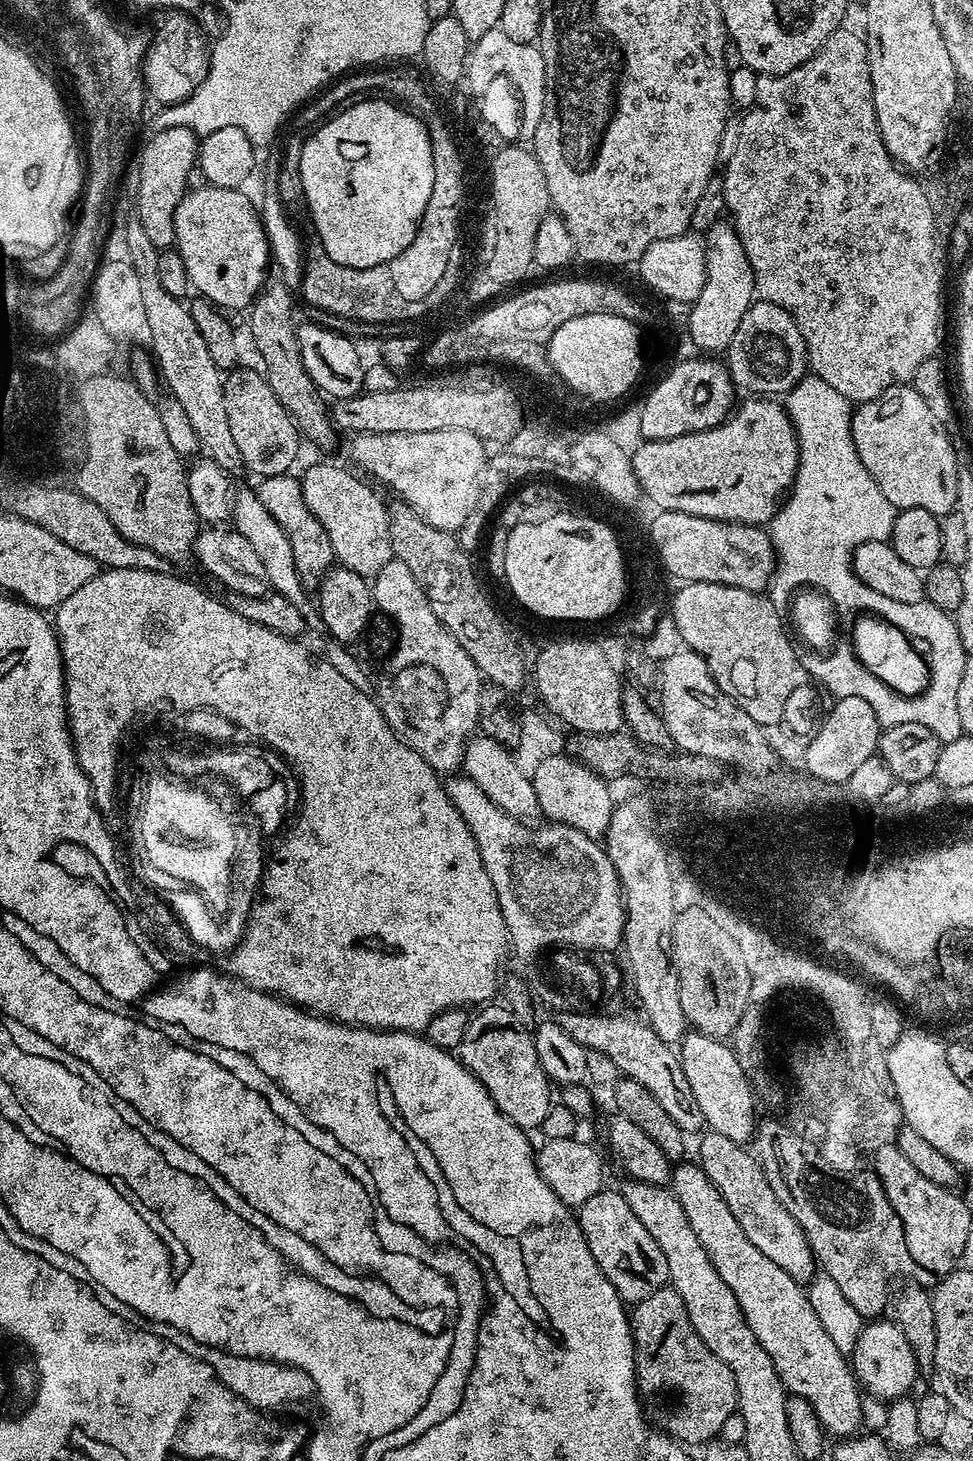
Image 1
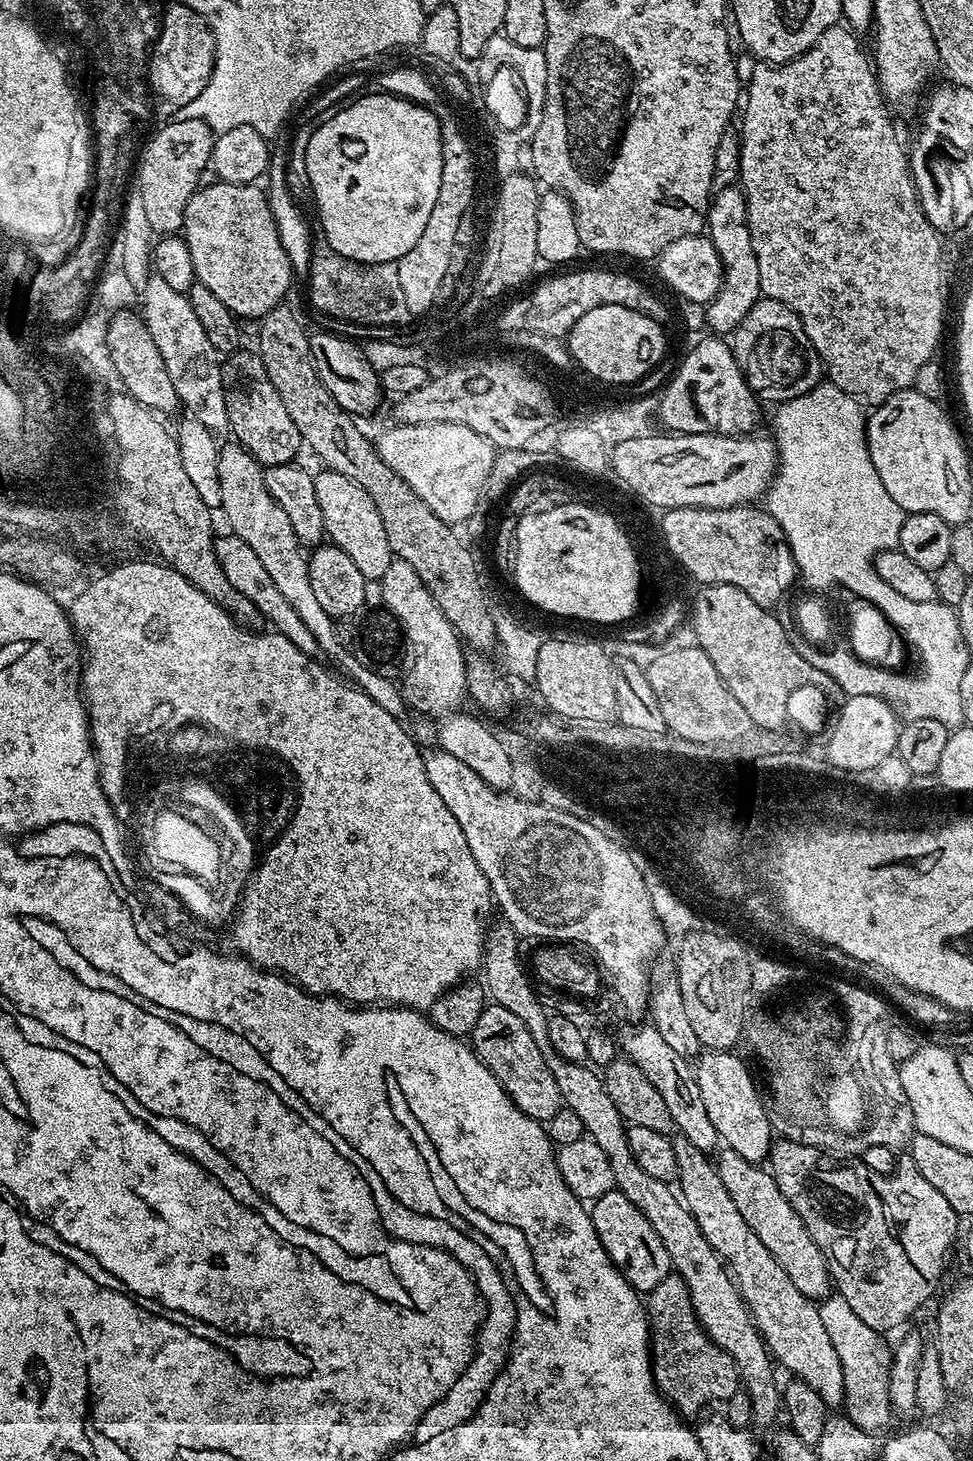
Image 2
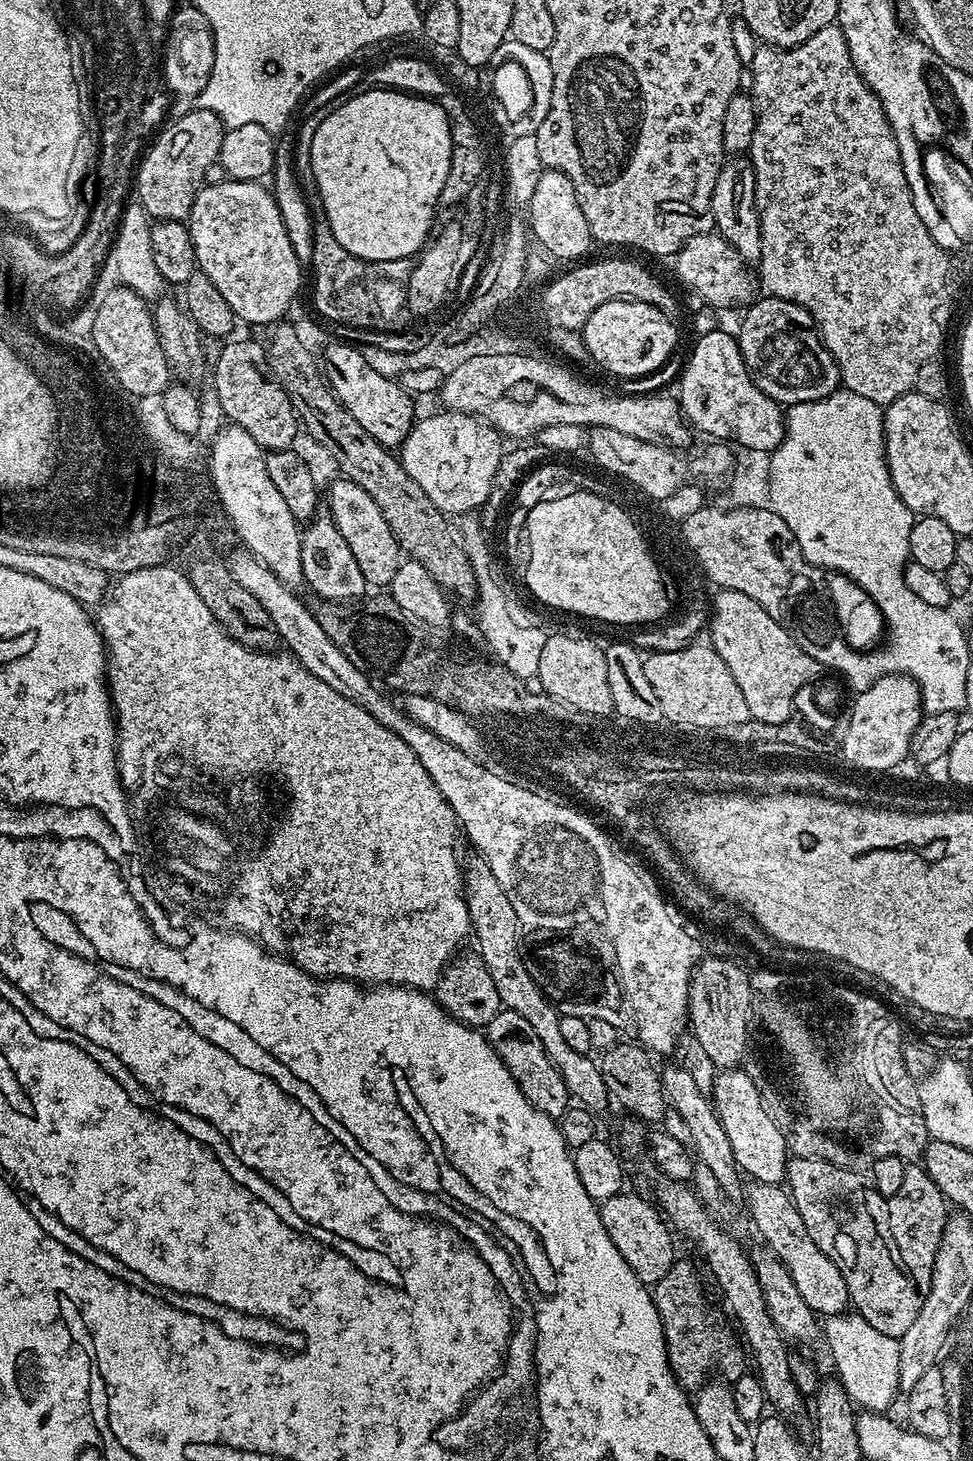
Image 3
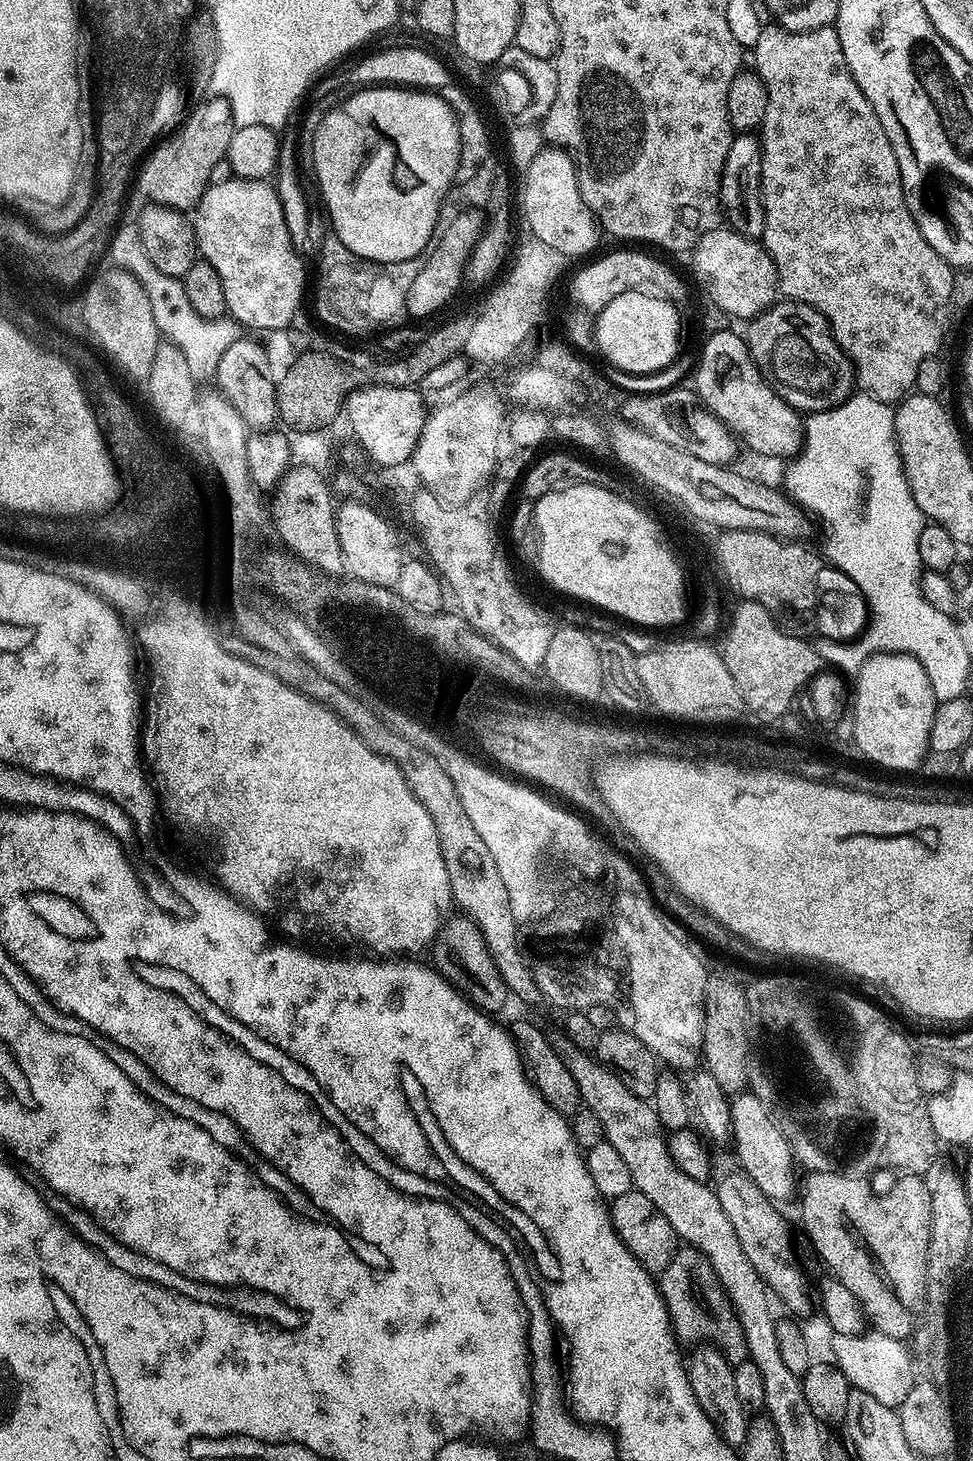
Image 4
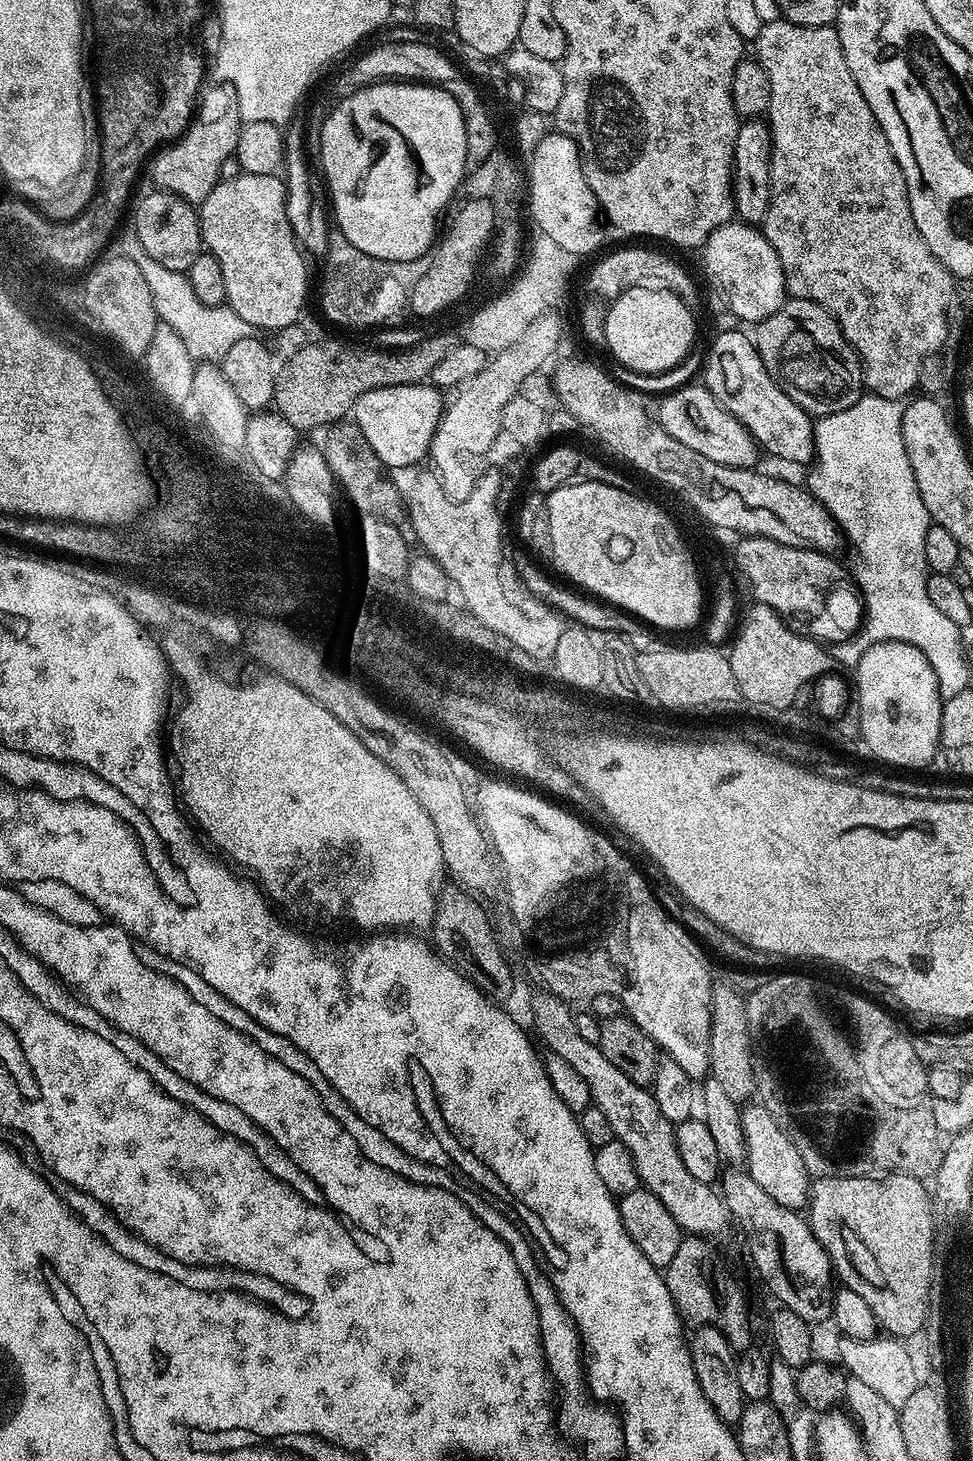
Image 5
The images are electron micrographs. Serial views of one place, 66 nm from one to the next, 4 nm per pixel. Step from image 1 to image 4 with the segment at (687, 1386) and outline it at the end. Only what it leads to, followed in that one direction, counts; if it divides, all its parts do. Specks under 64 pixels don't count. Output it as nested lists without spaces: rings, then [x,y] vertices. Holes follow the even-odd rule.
[[[691,1246],[677,1247],[676,1253],[670,1258],[670,1266],[659,1273],[658,1287],[668,1311],[668,1321],[672,1323],[672,1332],[681,1345],[696,1346],[707,1342],[717,1348],[733,1366],[748,1359],[746,1334],[742,1334],[736,1312],[732,1309],[728,1295],[722,1290],[710,1262],[698,1249]]]

